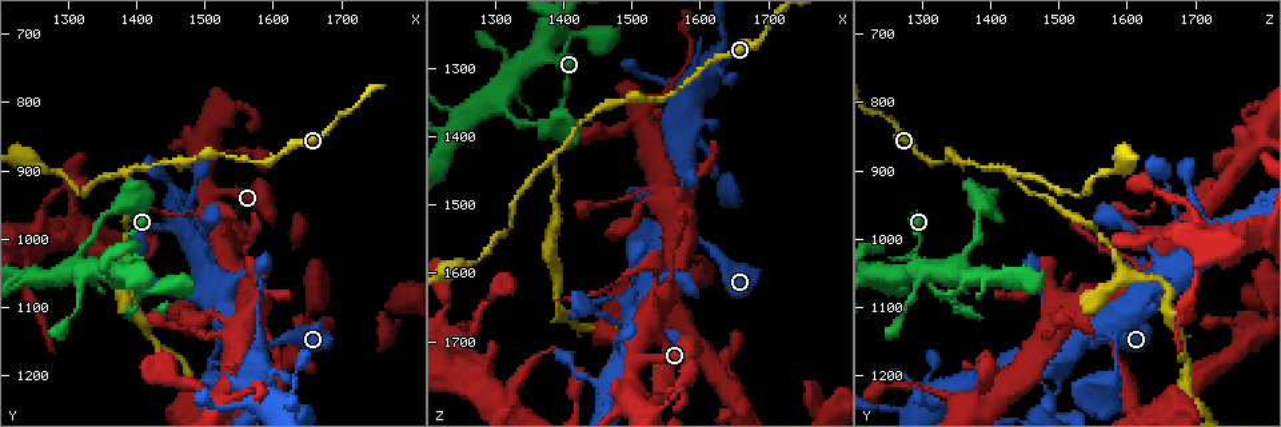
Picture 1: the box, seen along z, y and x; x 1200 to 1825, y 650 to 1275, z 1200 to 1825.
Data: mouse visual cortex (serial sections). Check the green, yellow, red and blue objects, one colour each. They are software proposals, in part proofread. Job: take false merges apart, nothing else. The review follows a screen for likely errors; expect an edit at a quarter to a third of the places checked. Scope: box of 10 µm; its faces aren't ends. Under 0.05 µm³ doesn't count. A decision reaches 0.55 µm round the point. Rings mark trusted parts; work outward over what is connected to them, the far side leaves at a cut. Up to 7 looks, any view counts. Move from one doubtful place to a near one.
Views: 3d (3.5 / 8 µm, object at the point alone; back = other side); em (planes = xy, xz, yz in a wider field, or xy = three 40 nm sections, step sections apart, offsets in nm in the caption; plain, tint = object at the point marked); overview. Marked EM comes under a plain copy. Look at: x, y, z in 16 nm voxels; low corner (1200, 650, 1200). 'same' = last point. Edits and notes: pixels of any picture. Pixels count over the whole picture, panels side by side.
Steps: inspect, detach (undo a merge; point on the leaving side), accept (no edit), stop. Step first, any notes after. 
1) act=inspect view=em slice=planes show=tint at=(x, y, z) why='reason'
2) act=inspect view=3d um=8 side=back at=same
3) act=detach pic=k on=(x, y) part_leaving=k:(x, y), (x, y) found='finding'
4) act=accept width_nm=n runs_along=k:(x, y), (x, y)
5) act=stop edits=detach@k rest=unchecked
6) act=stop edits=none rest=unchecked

act=inspect view=3d um=3.5 at=(1490, 1000, 1700)

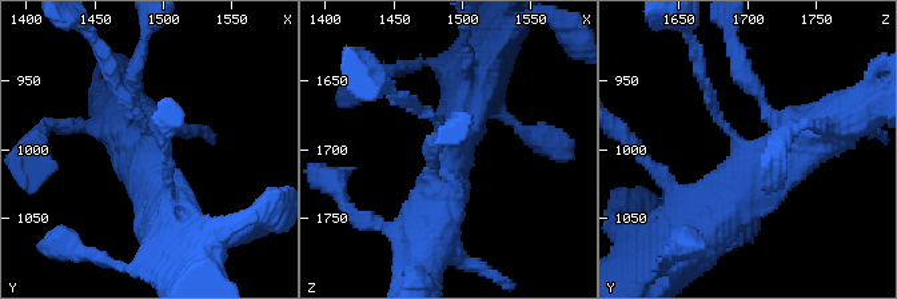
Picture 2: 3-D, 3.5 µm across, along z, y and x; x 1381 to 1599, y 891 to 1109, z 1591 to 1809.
act=accept arms=4 arm_widths_nm=150,150,600,600 runs_along=2:(694, 222), (824, 132) found='all the same cell'

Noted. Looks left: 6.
act=inspect view=3d um=3.5 side=back at=(1380, 905, 1435) why='side arm on a straight run'

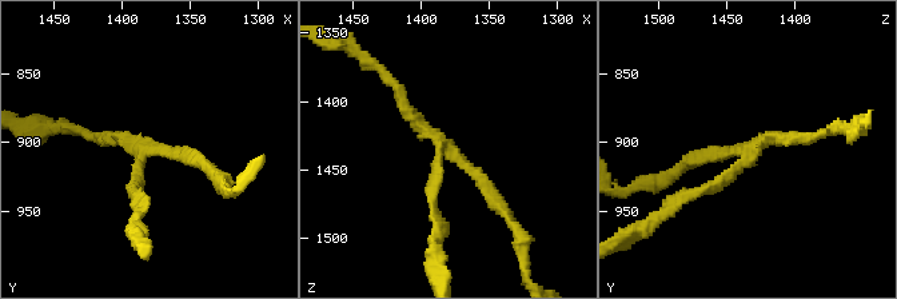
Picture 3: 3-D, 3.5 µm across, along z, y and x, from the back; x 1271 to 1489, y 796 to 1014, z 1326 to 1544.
act=inspect view=em slice=planes show=tint at=(1384, 908, 1434) arms=3 arm_widths_nm=150,150,200

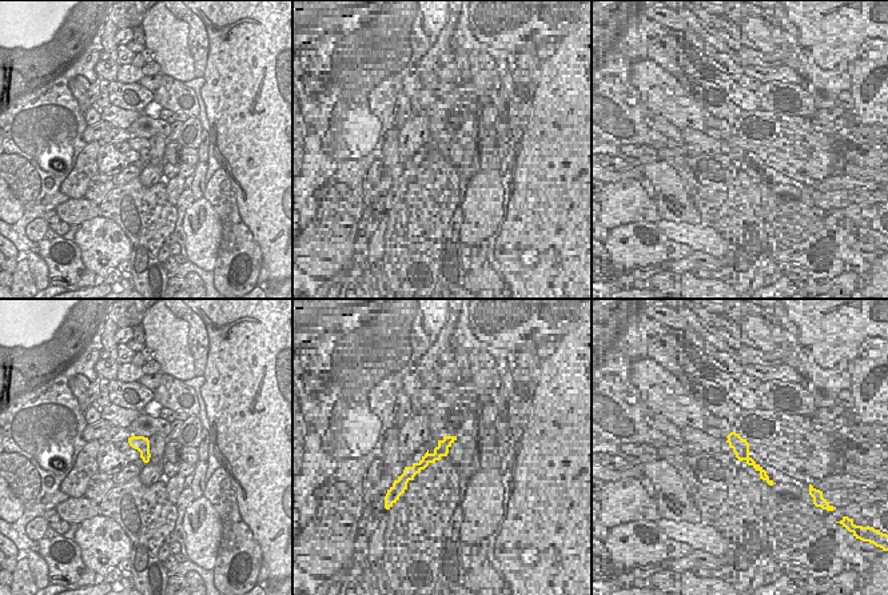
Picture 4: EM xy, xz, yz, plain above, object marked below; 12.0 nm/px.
act=detach pic=3 on=(710, 187) part_leaving=3:(749, 155), (650, 220) found='two cells meet here'

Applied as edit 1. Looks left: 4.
act=inspect view=overview why='redraw'

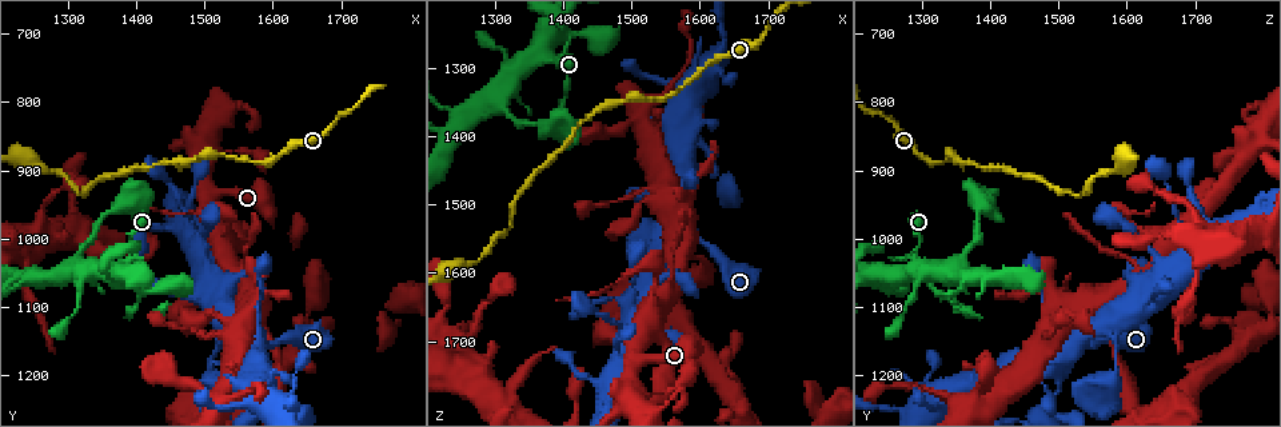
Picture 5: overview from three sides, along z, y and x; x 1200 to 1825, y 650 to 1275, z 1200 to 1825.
act=inspect view=3d um=3.5 at=(1320, 935, 1525)

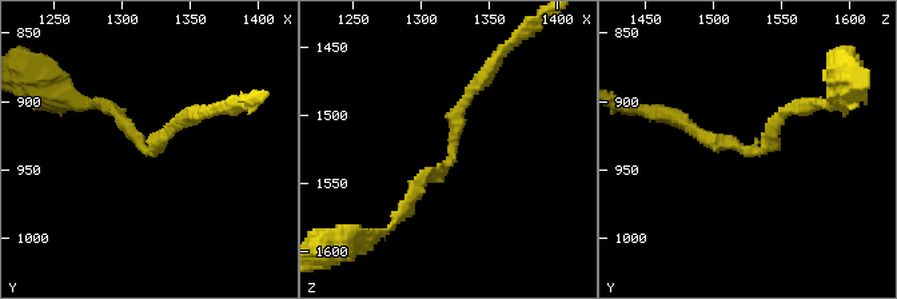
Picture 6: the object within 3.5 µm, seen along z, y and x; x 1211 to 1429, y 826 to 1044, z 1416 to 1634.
act=inspect view=em slice=xy step=2 show=tint at=(1322, 938, 1530) arm_widths_nm=150,150 why='need the tissue'

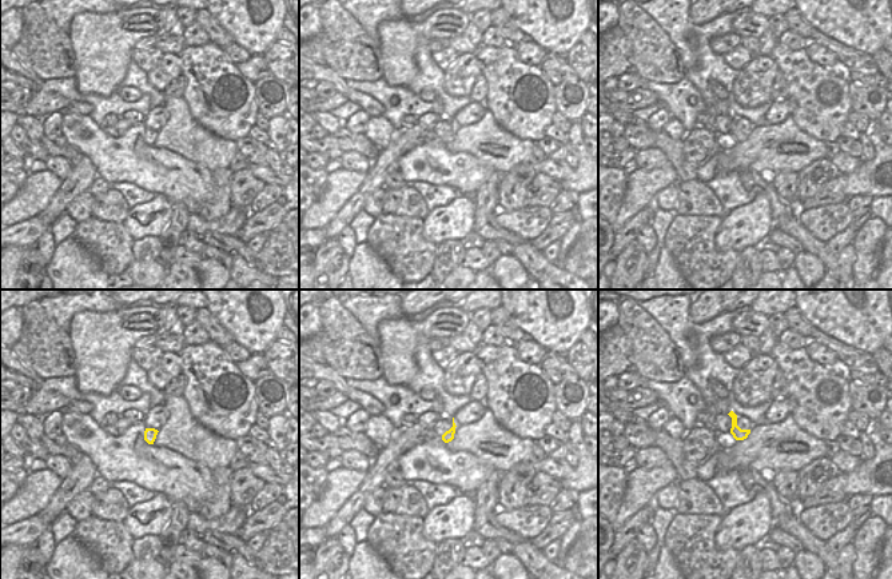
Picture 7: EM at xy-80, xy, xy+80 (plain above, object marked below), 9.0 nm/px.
act=accept found='one cell here'

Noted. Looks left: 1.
act=stop edits=detach@3 rest=unchecked

